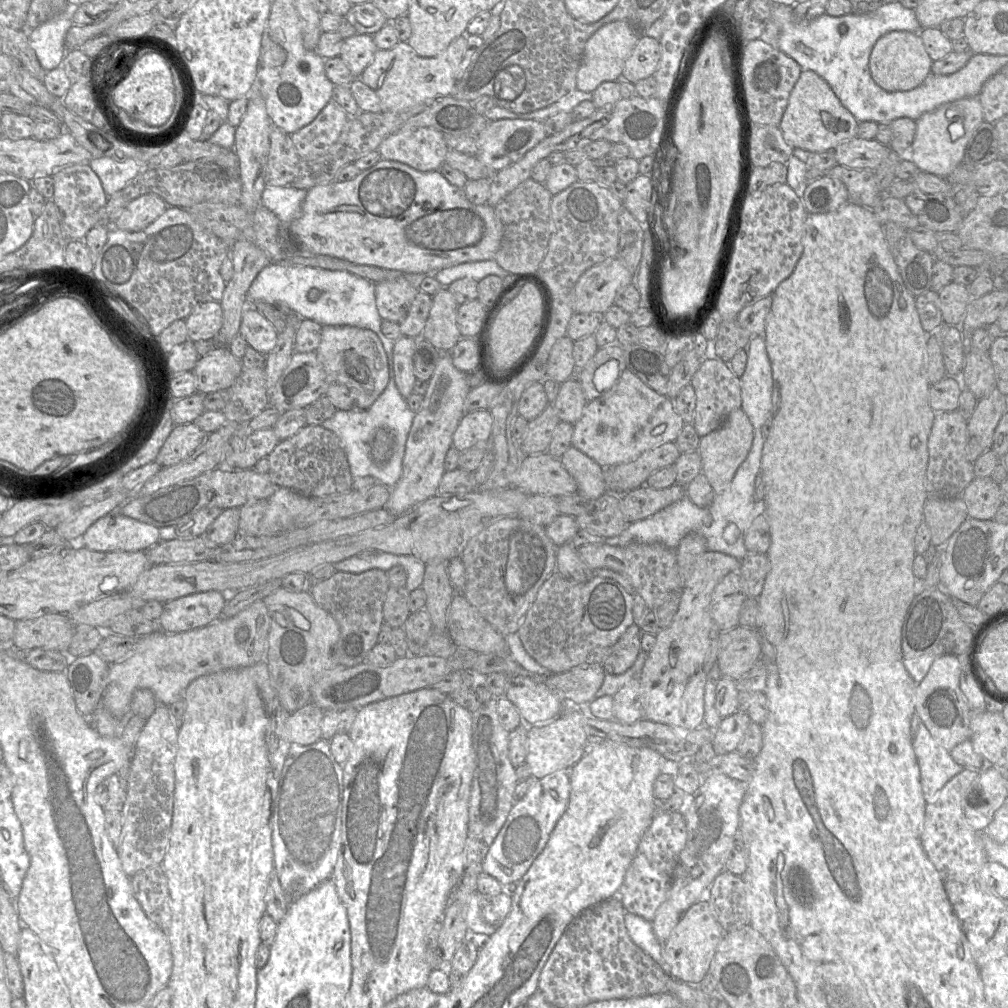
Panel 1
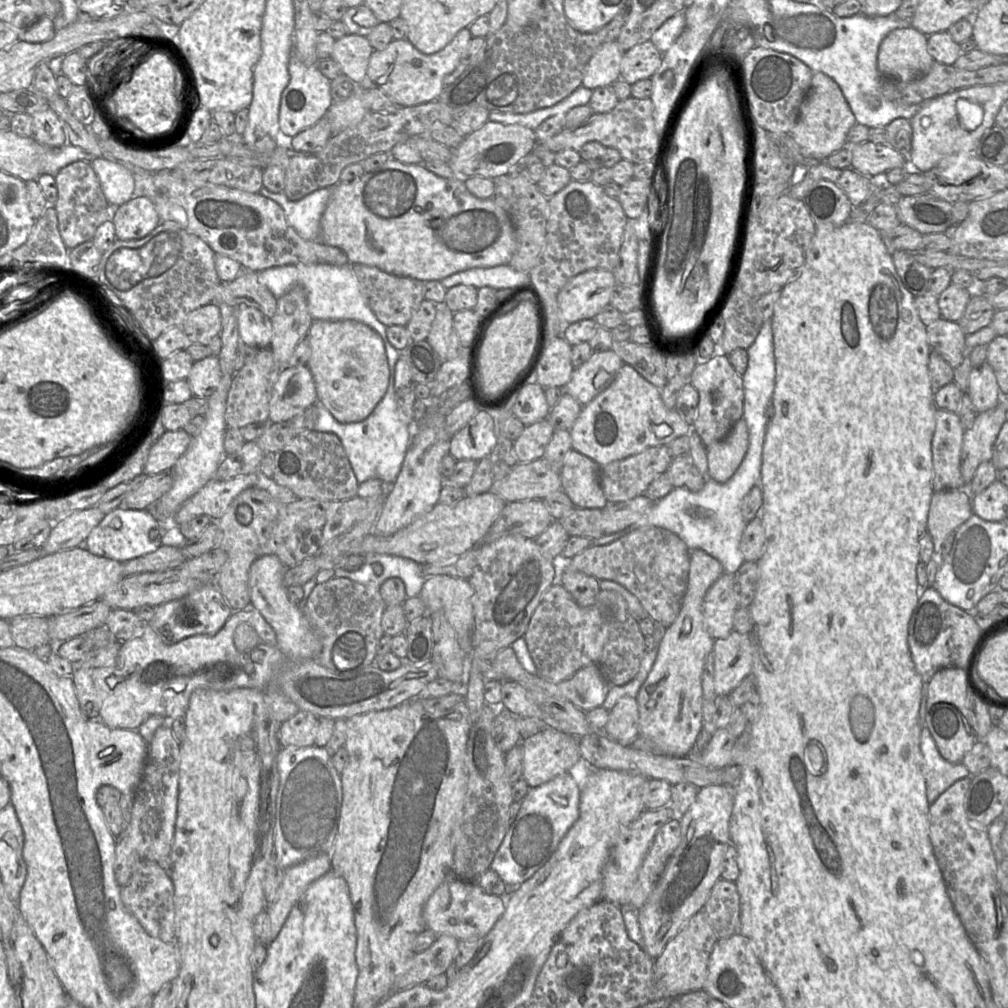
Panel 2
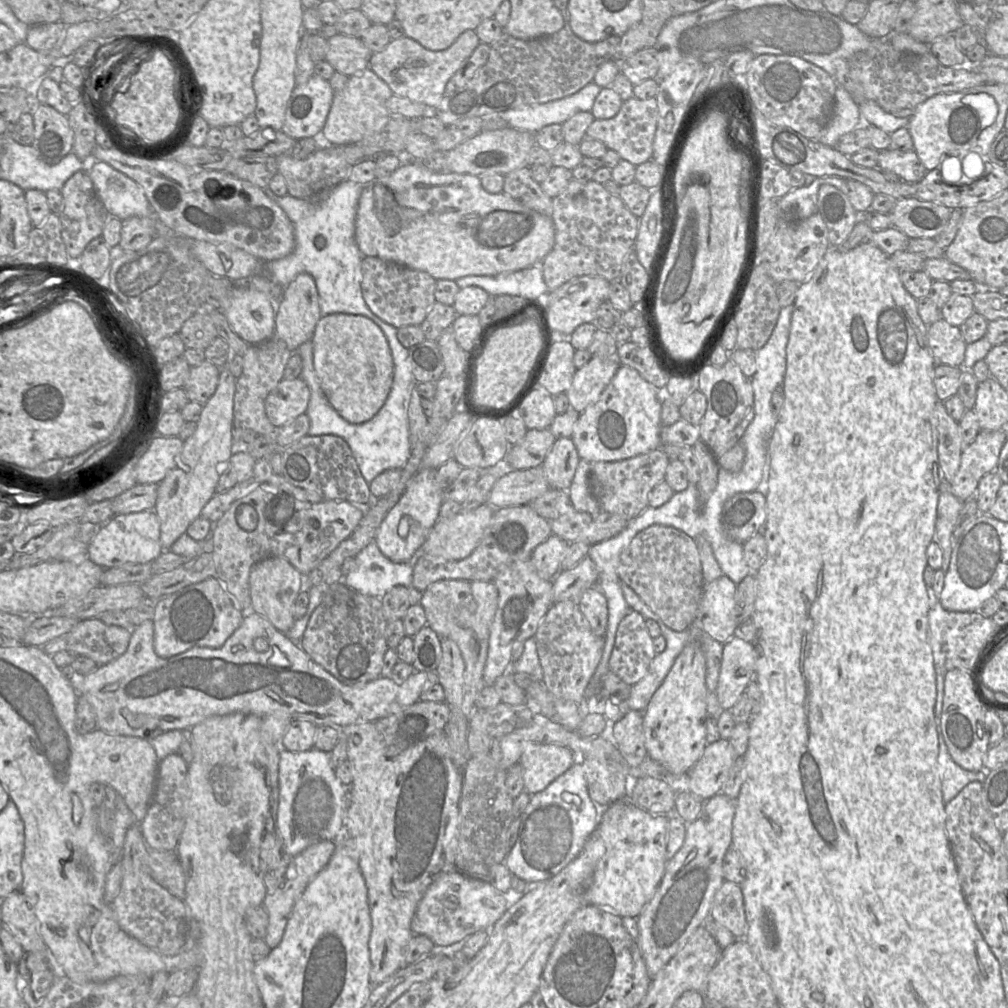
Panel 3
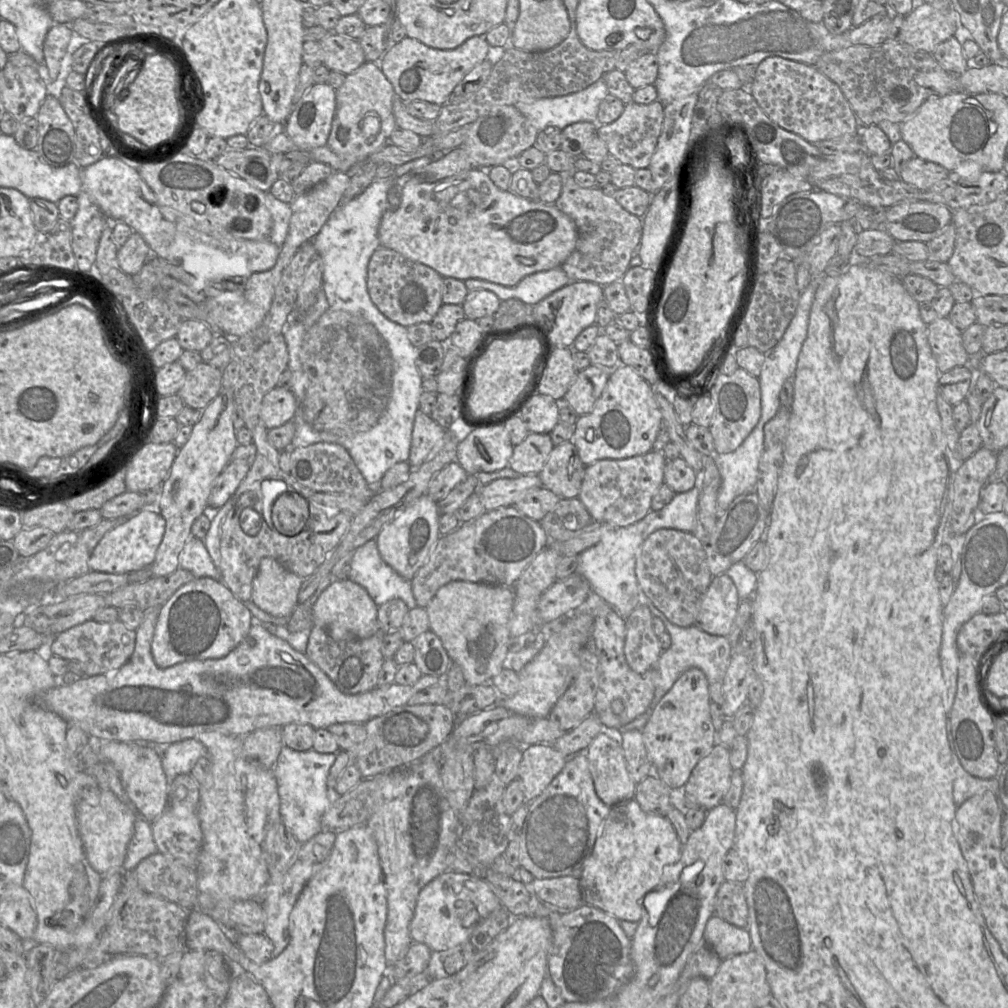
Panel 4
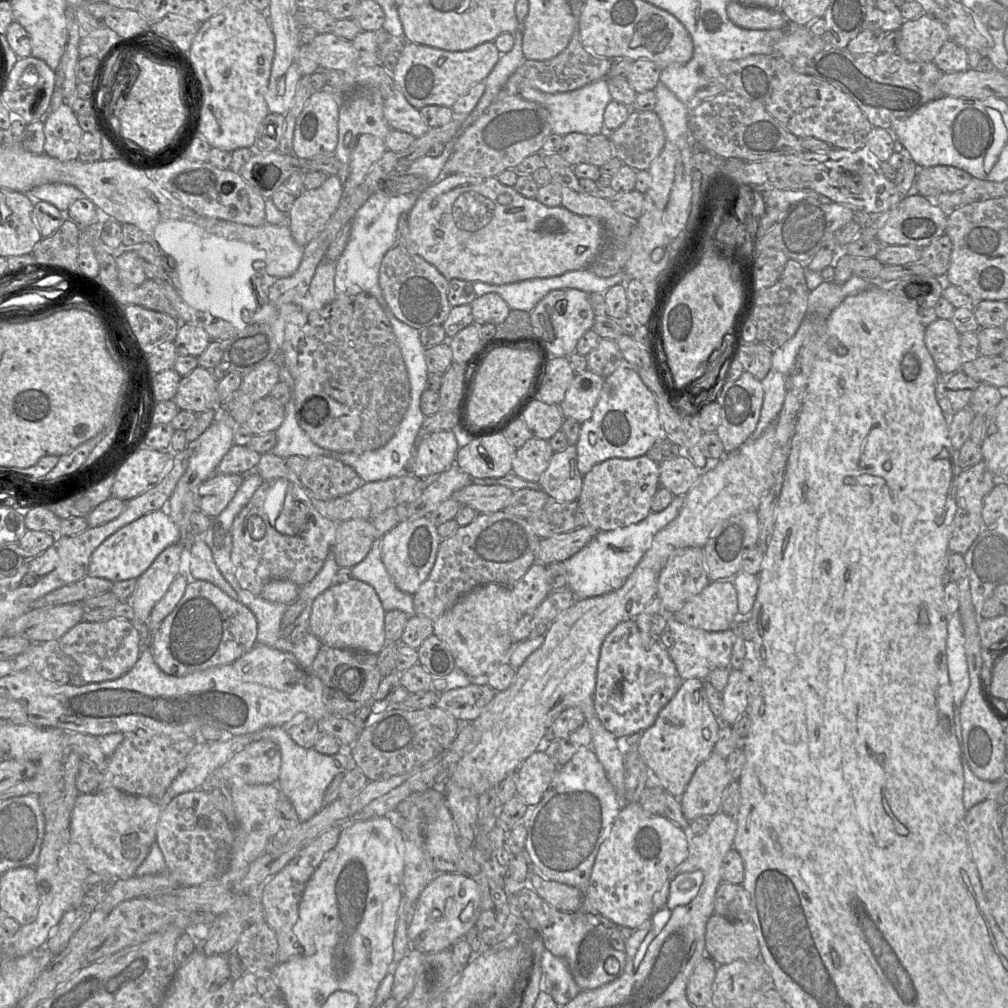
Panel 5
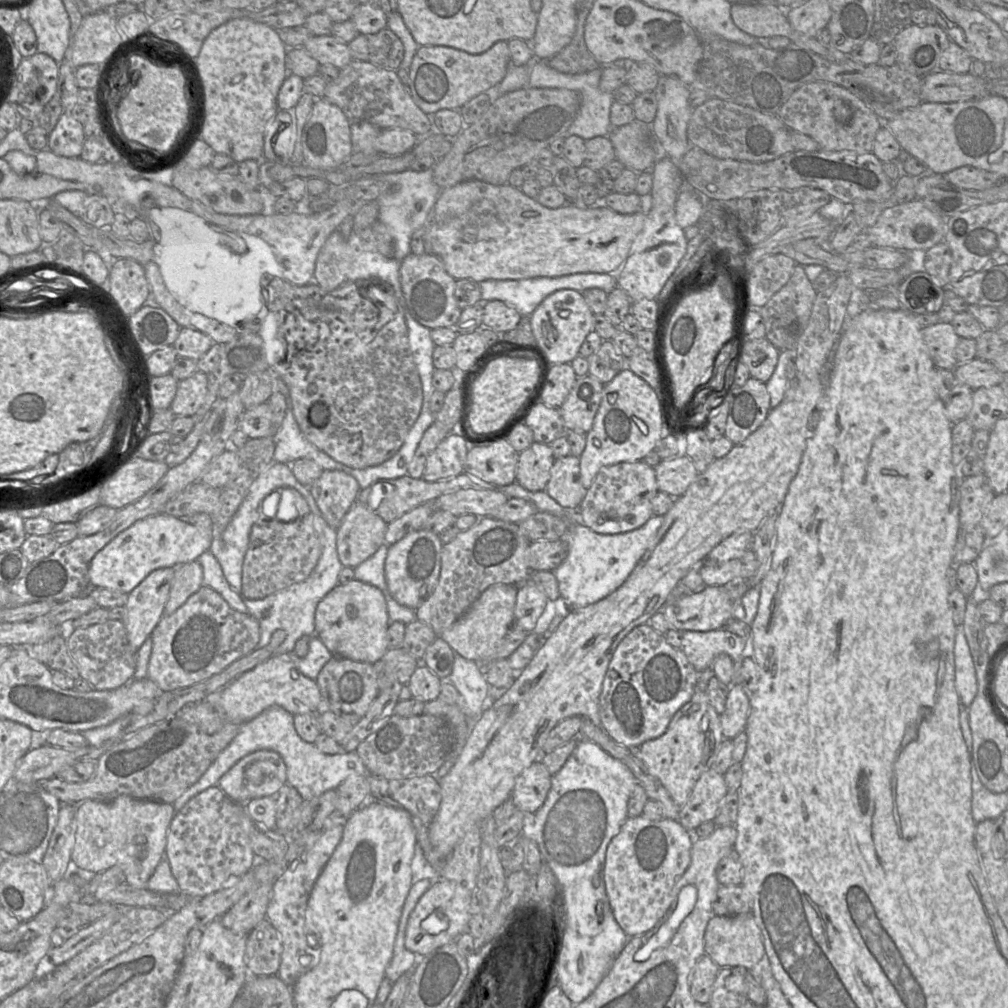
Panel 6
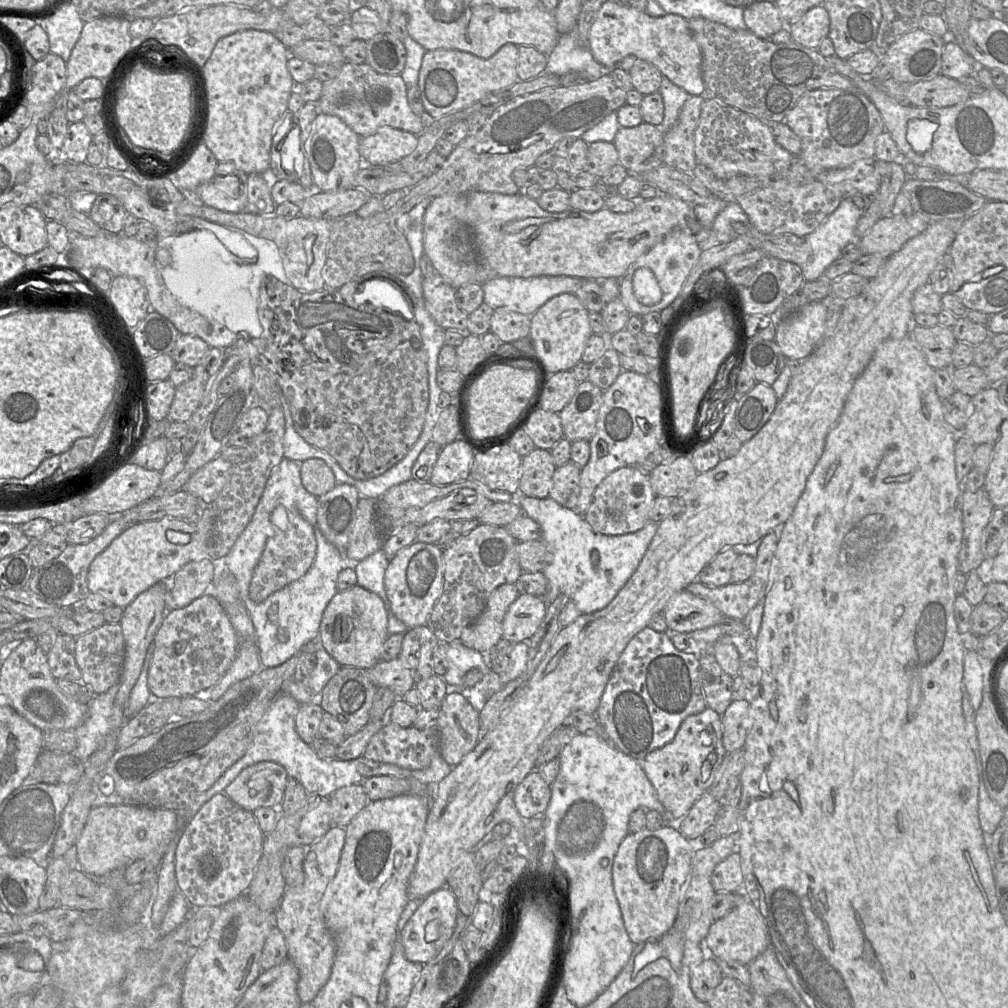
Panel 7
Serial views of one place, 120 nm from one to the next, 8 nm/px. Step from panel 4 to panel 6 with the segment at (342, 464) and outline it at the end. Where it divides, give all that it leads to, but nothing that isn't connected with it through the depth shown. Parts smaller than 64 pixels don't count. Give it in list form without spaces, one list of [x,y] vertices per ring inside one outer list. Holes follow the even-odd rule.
[[[323,470],[309,490],[327,524],[337,529],[357,500],[361,487],[357,480],[340,470]]]

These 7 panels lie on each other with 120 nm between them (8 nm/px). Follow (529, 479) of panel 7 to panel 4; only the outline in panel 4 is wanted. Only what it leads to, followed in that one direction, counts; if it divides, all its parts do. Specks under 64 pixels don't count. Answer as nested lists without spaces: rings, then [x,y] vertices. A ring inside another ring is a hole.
[[[529,433],[520,444],[514,446],[509,467],[521,475],[539,475],[554,448],[550,434]]]

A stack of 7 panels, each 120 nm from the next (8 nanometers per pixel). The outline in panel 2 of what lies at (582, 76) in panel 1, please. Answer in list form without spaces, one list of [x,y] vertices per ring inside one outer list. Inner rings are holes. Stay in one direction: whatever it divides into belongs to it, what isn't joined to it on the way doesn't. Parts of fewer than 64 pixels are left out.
[[[617,40],[603,44],[589,60],[581,85],[591,90],[612,85],[620,78],[624,53]]]

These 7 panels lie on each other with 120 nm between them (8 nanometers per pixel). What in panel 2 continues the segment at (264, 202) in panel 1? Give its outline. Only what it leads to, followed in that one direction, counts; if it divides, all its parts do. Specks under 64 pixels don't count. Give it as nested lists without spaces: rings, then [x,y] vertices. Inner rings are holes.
[[[265,187],[259,193],[282,207],[288,223],[302,238],[319,240],[321,218],[330,200],[332,188],[319,189],[298,201],[290,200],[284,192],[273,193]]]

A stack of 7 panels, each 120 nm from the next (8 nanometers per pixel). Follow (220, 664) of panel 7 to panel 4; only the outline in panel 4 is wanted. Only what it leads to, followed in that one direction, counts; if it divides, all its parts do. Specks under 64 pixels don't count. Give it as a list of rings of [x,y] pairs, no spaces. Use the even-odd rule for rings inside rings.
[[[194,578],[181,586],[161,607],[152,639],[151,653],[161,668],[189,660],[223,658],[247,636],[254,622],[251,611],[240,601],[221,579]]]

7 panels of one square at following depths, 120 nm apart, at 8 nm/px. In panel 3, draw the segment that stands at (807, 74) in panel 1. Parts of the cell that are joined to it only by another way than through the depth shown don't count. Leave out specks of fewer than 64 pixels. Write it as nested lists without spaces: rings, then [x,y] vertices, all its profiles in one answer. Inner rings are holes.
[[[838,85],[835,92],[833,113],[817,137],[820,143],[834,147],[839,139],[862,123],[859,105],[845,88]]]

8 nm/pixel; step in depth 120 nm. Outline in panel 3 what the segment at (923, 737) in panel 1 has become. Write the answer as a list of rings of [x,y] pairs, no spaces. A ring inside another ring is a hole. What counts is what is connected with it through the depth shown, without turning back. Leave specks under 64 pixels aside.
[[[938,725],[938,774],[941,780],[943,801],[950,802],[967,784],[977,781],[983,783],[987,771],[969,771],[957,765],[951,758],[943,739],[940,725]]]

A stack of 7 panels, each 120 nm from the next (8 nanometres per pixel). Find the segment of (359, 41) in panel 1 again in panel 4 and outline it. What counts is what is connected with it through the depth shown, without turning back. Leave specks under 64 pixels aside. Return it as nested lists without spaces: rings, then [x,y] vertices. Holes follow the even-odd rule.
[[[331,32],[320,43],[325,52],[324,65],[330,71],[348,75],[356,71],[365,62],[365,54],[359,39],[349,38]]]

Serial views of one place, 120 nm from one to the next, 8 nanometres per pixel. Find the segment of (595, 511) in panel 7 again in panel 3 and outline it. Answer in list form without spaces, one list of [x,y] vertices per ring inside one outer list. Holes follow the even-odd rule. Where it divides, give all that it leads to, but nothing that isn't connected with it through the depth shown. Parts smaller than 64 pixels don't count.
[[[662,448],[632,458],[591,463],[590,488],[601,510],[619,515],[631,521],[648,507],[653,488],[665,480],[670,463]]]

